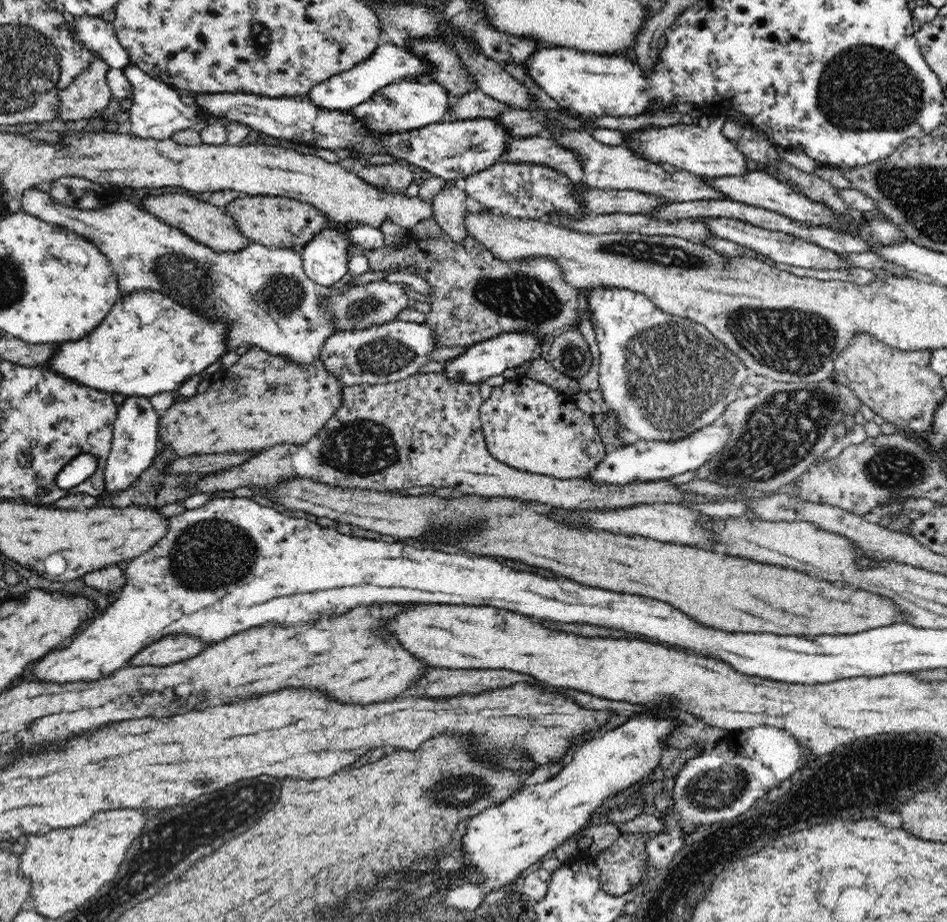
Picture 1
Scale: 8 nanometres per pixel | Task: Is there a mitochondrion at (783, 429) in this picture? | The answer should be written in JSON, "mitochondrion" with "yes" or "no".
{"mitochondrion":"yes"}

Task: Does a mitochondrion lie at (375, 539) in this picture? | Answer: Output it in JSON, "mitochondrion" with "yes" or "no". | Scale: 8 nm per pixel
{"mitochondrion":"no"}

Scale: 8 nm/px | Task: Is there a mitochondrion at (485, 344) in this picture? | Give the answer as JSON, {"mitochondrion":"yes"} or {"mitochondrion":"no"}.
{"mitochondrion":"no"}

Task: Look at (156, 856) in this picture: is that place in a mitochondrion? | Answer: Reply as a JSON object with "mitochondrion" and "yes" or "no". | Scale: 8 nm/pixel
{"mitochondrion":"yes"}

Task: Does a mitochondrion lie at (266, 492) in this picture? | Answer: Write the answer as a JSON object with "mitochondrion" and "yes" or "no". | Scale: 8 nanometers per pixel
{"mitochondrion":"no"}

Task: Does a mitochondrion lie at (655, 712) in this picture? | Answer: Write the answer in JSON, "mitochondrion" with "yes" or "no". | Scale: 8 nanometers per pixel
{"mitochondrion":"no"}

